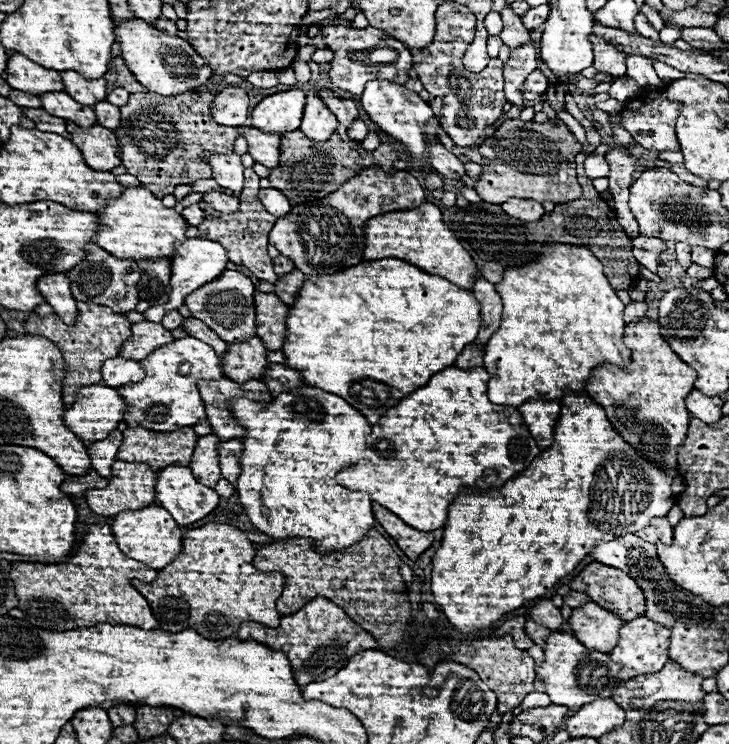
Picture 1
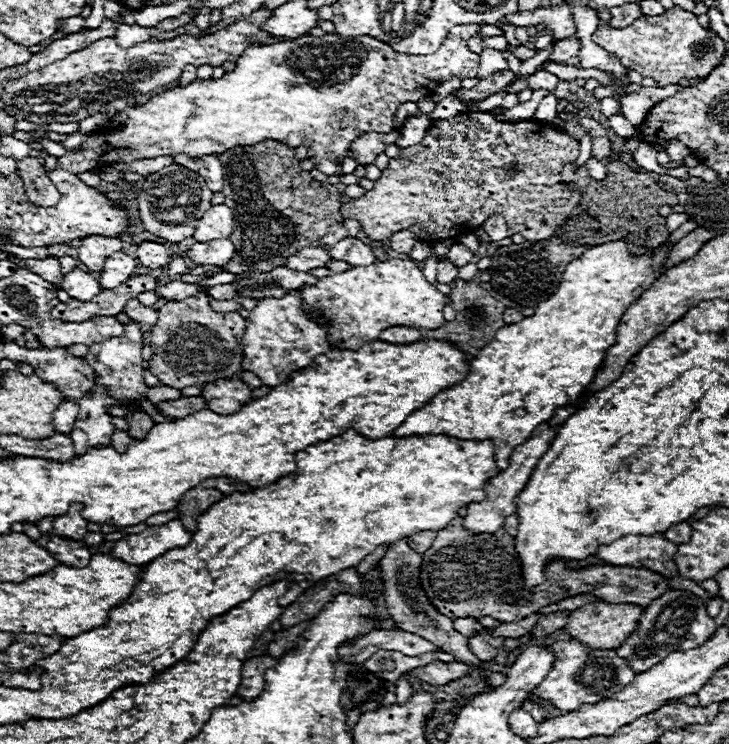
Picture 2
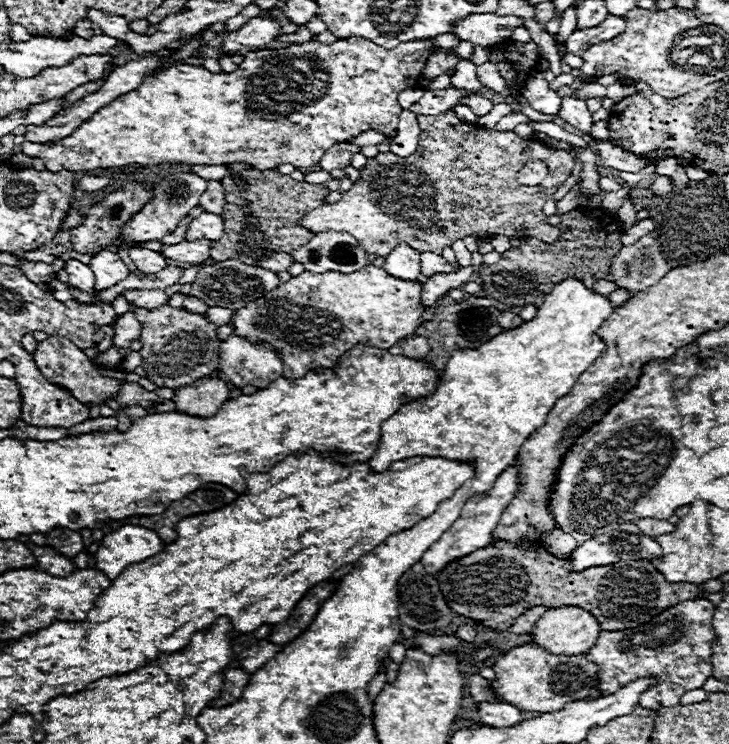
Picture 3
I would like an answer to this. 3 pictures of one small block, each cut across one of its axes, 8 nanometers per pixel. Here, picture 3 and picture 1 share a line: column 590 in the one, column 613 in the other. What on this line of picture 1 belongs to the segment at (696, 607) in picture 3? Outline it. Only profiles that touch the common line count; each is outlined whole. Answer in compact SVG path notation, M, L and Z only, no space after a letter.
M640 616L620 628L620 640L614 650L610 650L610 658L622 666L618 678L620 682L626 682L628 678L640 676L640 674L652 674L664 668L664 664L670 660L668 658L668 646L670 646L670 630L648 620L646 616Z

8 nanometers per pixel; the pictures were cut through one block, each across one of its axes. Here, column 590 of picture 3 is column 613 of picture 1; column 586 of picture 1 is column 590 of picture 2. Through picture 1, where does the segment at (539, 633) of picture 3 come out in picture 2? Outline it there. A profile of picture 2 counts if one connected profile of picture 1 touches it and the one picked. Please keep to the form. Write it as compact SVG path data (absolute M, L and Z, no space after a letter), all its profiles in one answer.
M596 602L596 604L584 604L576 610L570 612L568 622L564 626L564 632L568 636L572 636L574 640L578 640L584 646L590 646L594 650L600 648L618 648L624 638L628 638L630 630L634 632L638 618L640 618L642 610L640 606L630 606L630 604L606 604L606 602Z

